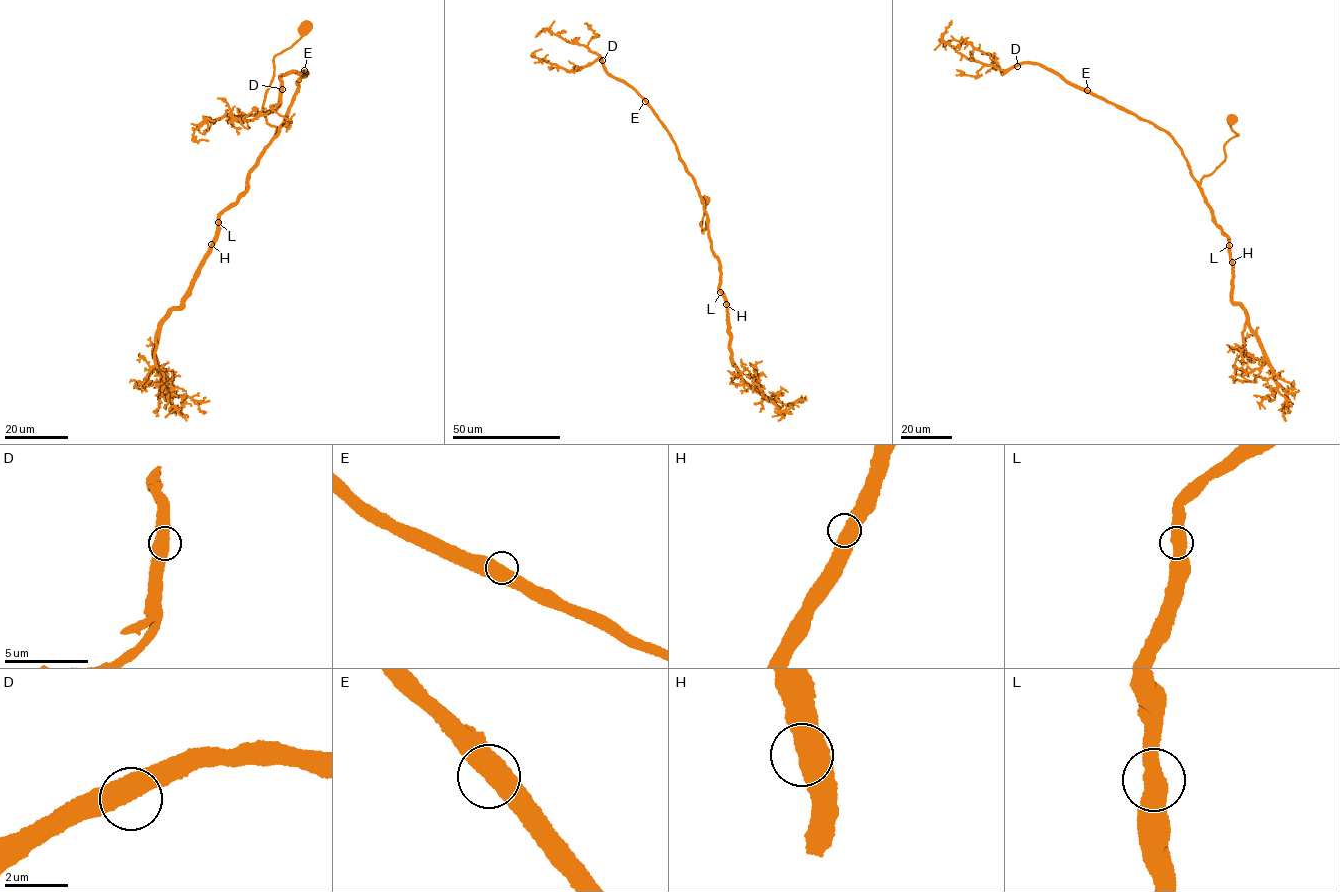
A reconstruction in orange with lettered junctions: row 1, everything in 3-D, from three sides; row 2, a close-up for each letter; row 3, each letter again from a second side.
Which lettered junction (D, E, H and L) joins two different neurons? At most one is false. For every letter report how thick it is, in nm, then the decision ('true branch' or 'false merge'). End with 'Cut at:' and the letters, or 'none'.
D: calibre 600 nm; true branch
E: calibre 550 nm; true branch
H: calibre 550 nm; true branch
L: calibre 550 nm; true branch
Cut at: none

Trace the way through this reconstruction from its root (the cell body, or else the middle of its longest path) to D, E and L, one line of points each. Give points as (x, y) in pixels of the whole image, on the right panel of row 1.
D: (1232, 121), (1238, 135), (1224, 145), (1225, 160), (1198, 183), (1164, 130), (1054, 71), (1017, 66)
E: (1232, 121), (1230, 127), (1238, 135), (1224, 145), (1225, 160), (1198, 183), (1173, 138), (1087, 90)
L: (1232, 121), (1238, 135), (1224, 145), (1225, 160), (1203, 176), (1199, 186), (1229, 246)

